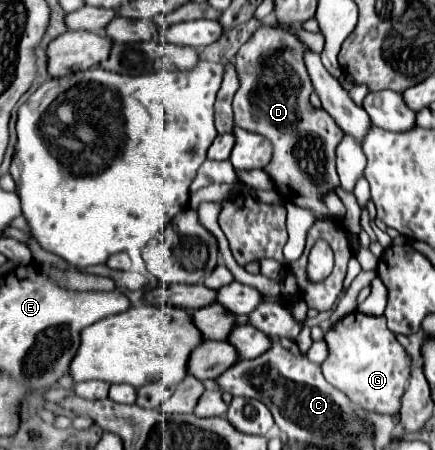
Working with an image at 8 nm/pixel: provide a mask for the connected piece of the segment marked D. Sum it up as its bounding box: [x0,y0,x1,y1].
[233,24,343,220]

